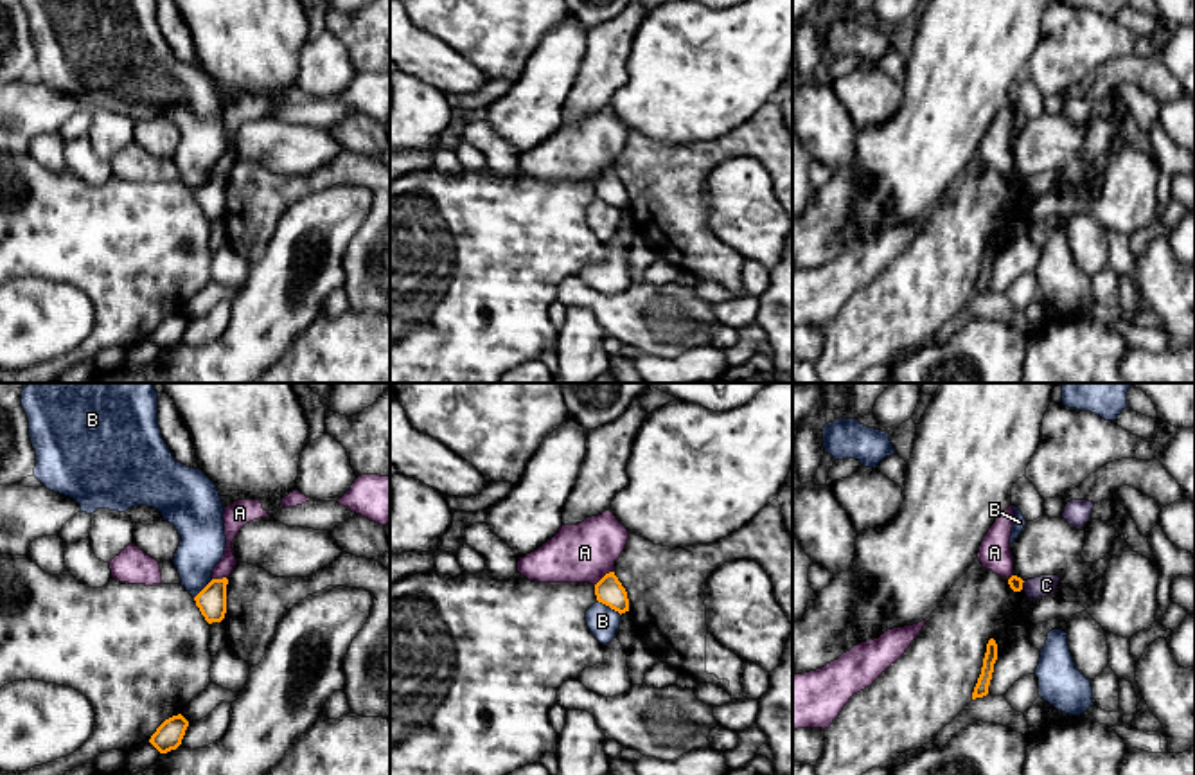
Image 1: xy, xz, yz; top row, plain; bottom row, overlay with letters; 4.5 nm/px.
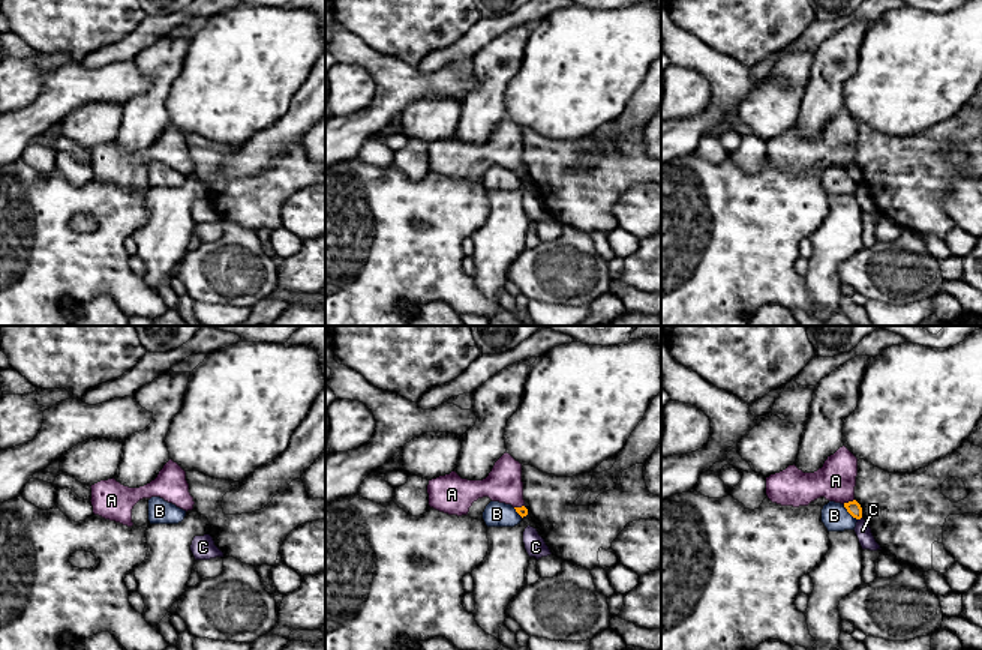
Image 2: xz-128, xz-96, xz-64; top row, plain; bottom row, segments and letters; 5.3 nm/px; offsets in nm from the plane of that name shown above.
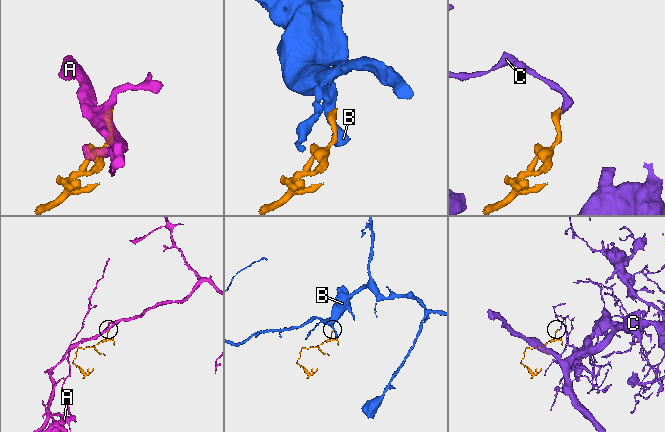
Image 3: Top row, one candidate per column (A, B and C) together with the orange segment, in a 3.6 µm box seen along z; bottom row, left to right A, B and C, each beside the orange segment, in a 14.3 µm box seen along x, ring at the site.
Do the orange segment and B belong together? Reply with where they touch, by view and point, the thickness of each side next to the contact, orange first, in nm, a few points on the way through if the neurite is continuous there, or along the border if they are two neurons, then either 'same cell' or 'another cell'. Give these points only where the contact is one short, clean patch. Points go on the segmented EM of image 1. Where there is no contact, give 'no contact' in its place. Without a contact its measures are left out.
xz (610, 606) | 120/140 nm | along xz (597, 599), (620, 615) | another cell

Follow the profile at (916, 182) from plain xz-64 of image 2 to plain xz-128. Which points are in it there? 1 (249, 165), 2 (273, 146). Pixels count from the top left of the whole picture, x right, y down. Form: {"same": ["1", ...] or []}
{"same": []}

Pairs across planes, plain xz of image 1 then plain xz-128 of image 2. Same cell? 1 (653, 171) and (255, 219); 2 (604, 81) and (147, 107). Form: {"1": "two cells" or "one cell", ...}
{"1": "one cell", "2": "one cell"}

